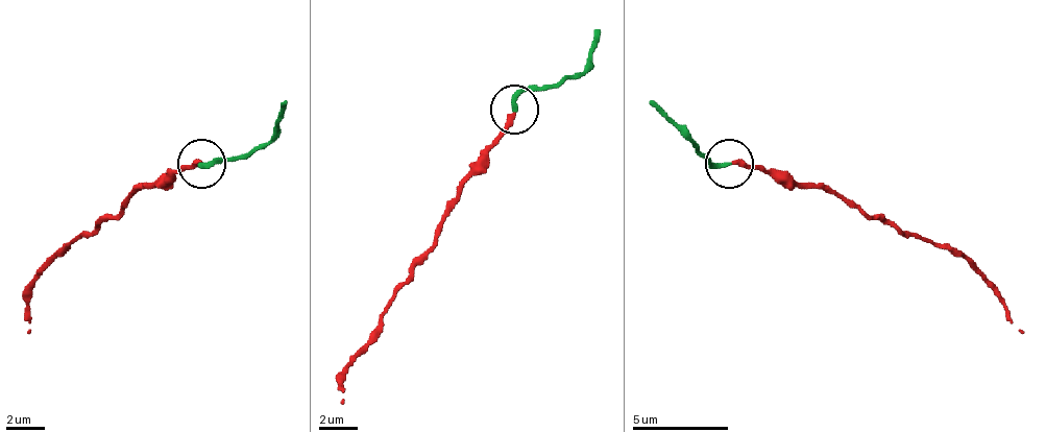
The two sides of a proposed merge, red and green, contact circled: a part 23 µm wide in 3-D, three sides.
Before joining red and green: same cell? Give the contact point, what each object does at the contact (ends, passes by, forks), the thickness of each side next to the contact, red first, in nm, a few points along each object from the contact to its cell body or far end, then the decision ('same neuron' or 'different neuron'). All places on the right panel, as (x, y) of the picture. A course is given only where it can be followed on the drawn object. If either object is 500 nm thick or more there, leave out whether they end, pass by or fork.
place (729, 164); red ends; green ends; calibres 280 and 280 nm; course red (730, 162), (788, 172), (938, 249), (952, 249), (996, 292), (1025, 332); course green (730, 162), (711, 162), (648, 99); same neuron

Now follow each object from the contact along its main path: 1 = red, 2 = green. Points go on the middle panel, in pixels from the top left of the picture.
1: (515, 111), (381, 318), (381, 333), (342, 376), (342, 405)
2: (515, 111), (526, 91), (544, 91), (574, 76), (598, 28)

